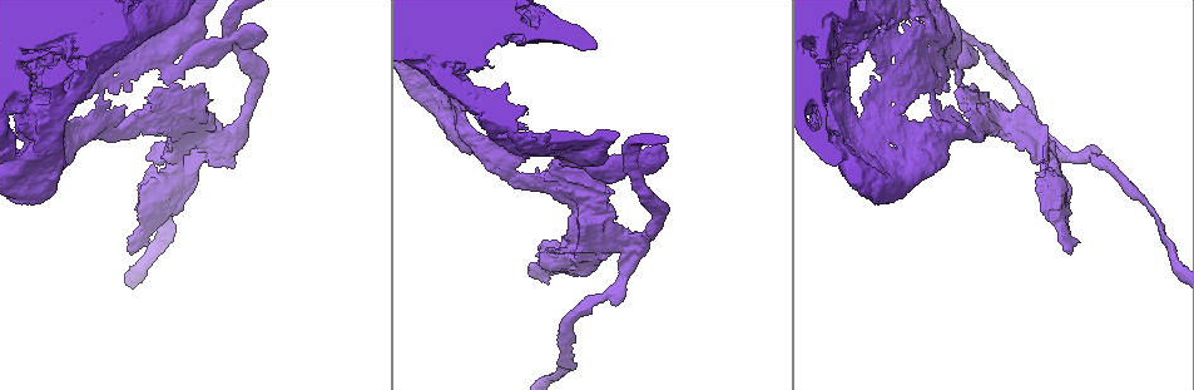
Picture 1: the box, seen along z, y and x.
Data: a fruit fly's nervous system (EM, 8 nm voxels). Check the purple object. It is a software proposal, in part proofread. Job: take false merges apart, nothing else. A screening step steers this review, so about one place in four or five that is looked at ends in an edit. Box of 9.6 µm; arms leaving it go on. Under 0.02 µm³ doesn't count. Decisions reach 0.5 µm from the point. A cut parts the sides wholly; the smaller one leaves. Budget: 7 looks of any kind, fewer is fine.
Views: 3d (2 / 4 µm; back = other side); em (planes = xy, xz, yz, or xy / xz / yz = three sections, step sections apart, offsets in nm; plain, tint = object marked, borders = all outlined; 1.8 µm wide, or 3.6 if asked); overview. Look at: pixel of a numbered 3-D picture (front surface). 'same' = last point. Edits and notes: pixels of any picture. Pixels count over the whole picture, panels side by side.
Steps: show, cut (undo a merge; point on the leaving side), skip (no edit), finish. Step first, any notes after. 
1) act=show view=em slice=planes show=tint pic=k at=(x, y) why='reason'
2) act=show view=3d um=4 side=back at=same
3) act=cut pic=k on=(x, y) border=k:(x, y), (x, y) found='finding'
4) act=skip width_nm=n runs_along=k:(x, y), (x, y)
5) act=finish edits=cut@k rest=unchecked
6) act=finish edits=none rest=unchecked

act=show view=em slice=yz step=4 show=tint pic=1 at=(51, 85) why='abrupt turn'

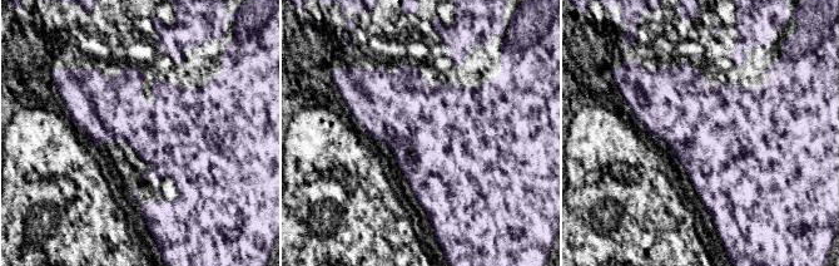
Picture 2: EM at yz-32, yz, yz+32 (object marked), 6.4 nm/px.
act=show view=em slice=xz step=8 show=tint at=same why='cut it another way'

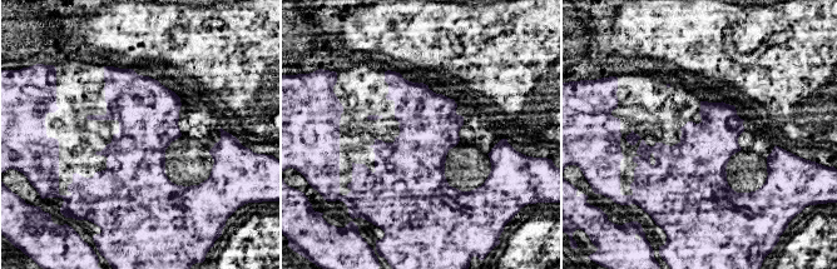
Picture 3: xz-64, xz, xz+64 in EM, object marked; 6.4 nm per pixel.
act=skip found='continuous, no second cell'

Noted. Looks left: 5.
act=show view=3d um=4 pic=1 at=(497, 29) why='sudden change in width'

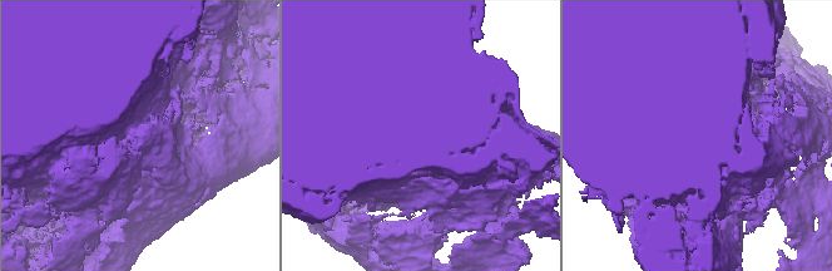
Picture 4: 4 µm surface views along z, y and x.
act=show view=em um=3.6 slice=xz step=4 show=tint at=same why='need the tissue'

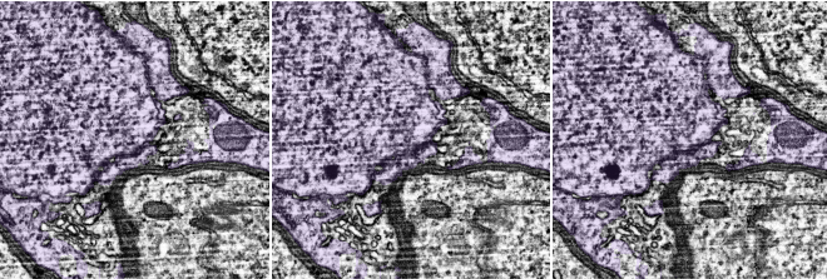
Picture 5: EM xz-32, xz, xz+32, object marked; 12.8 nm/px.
act=skip found='one cell here'

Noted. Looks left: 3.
act=show view=3d um=2 pic=1 at=(952, 47)

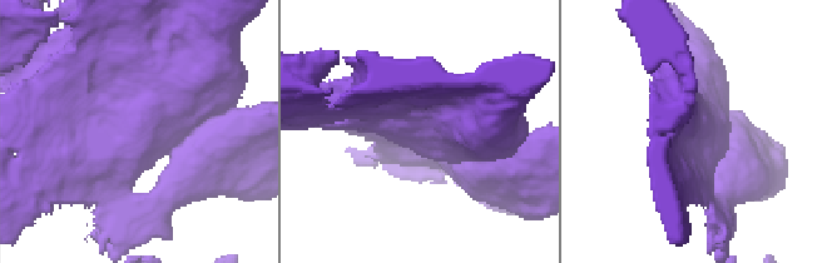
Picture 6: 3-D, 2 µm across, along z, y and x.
act=show view=em slice=xy step=16 show=tint pic=6 at=(137, 116)

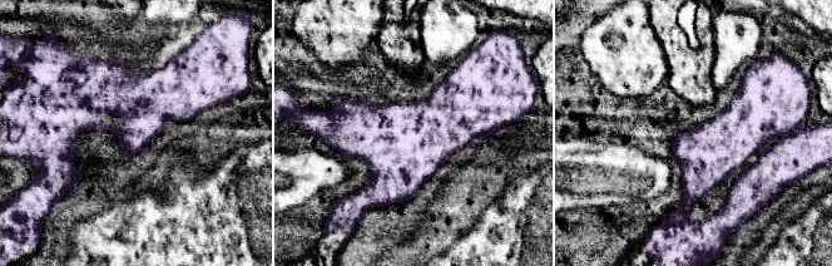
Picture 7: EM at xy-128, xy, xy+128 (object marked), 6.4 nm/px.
act=skip found='all the same cell'

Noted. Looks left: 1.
act=finish edits=none rest=unchecked

